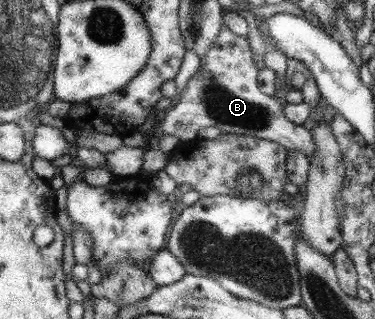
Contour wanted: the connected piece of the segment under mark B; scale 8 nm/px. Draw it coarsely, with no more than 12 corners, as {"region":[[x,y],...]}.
{"region":[[222,25],[157,133],[201,128],[314,156],[313,133],[257,90],[243,37]]}

